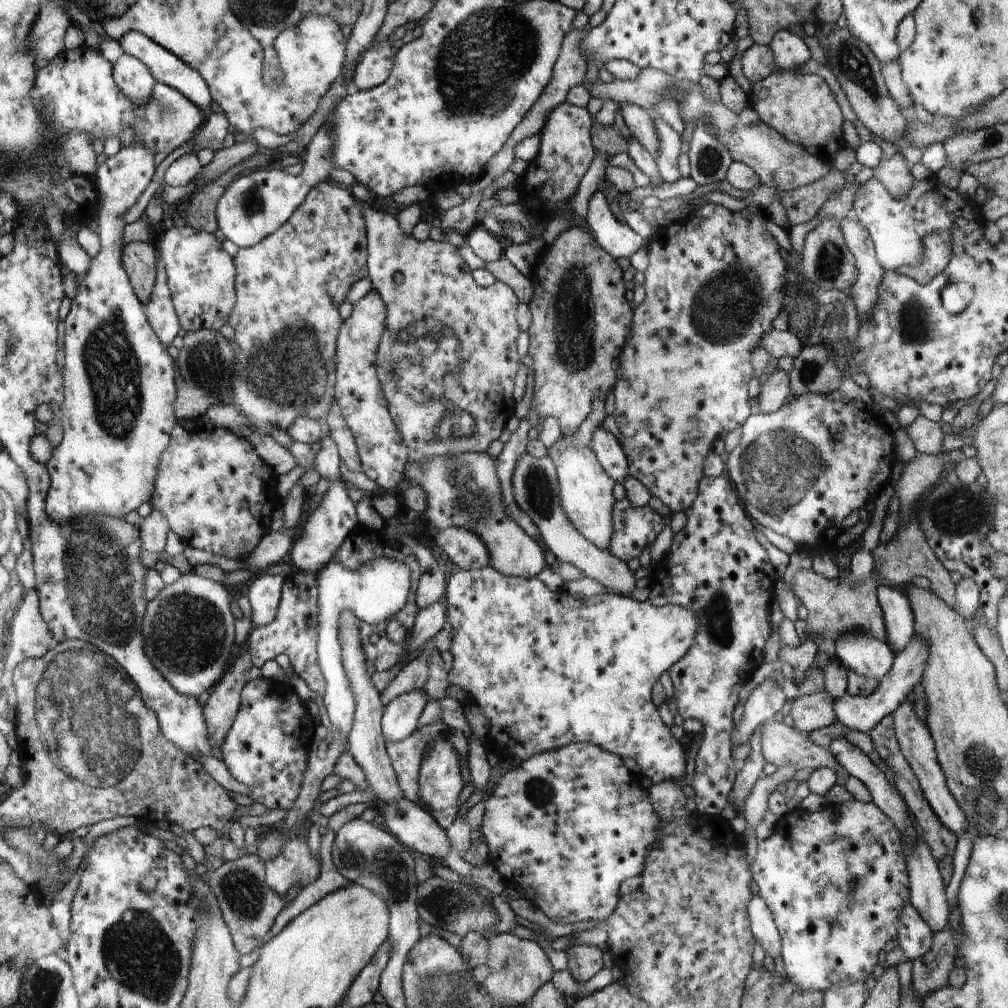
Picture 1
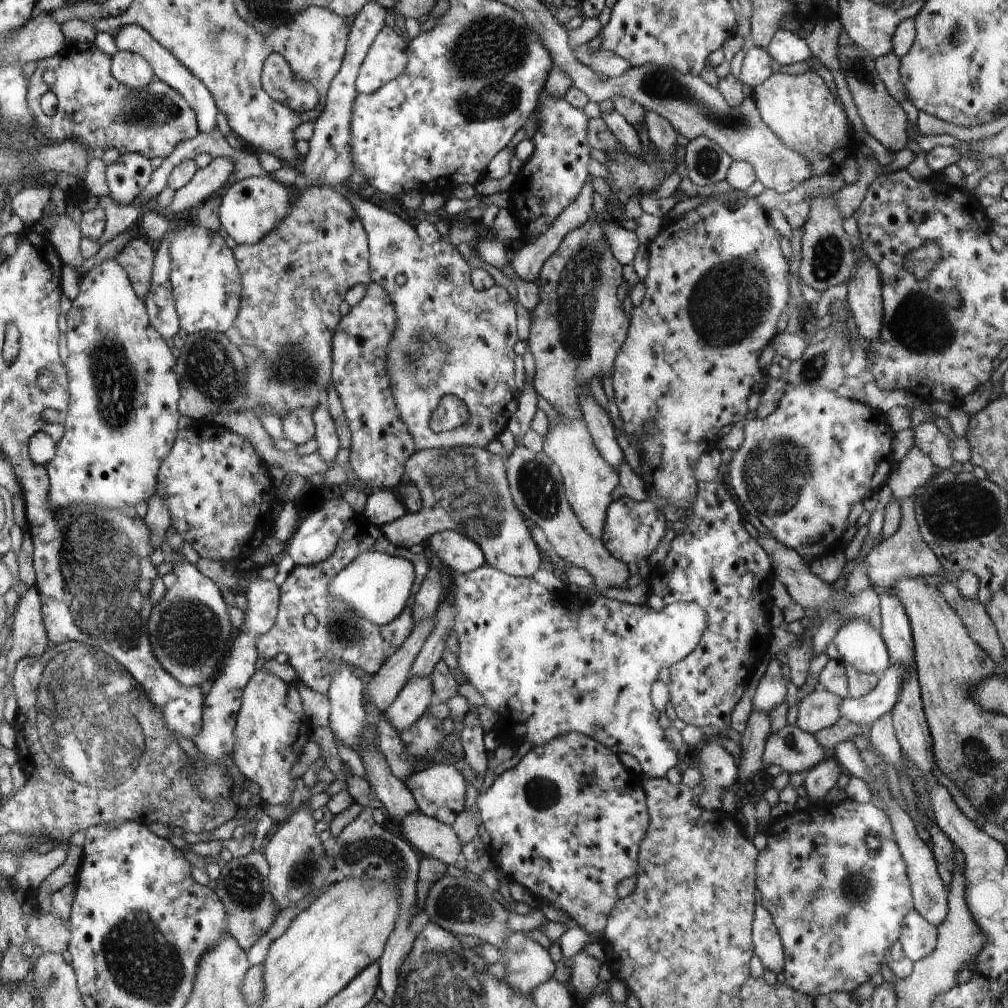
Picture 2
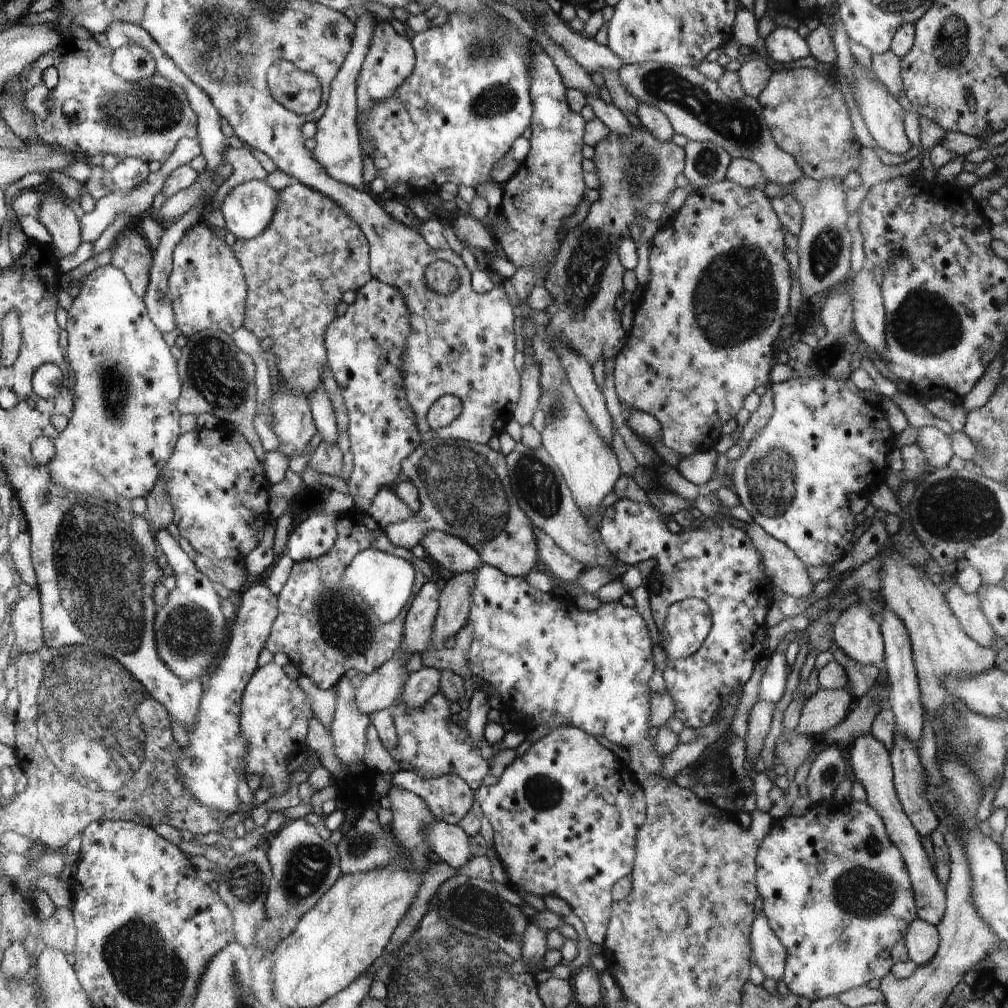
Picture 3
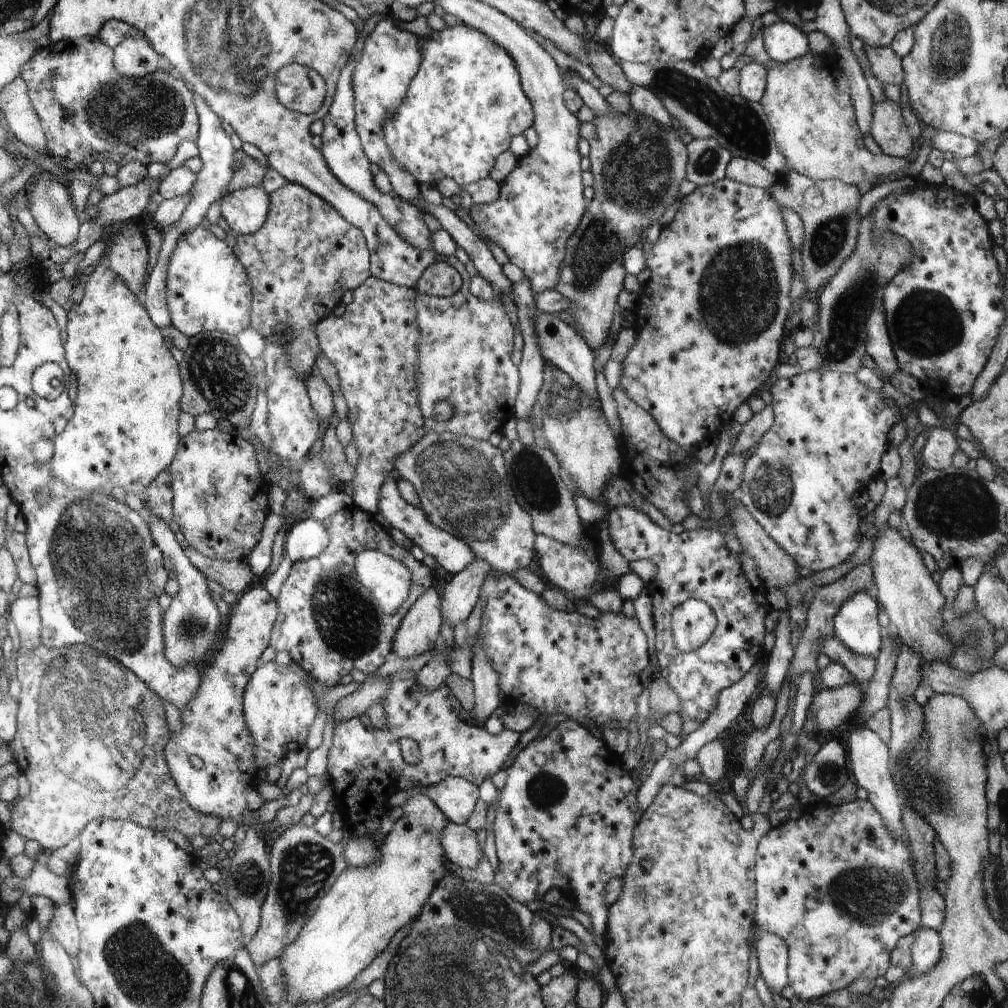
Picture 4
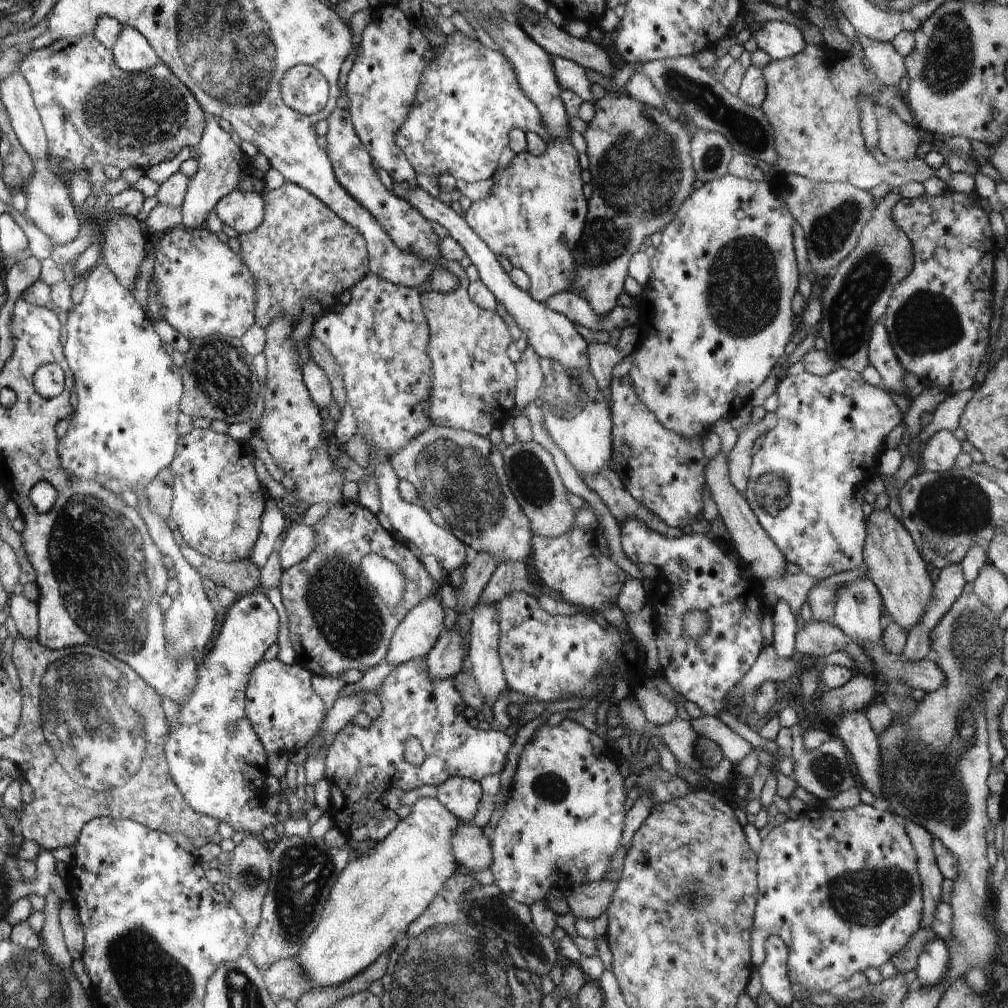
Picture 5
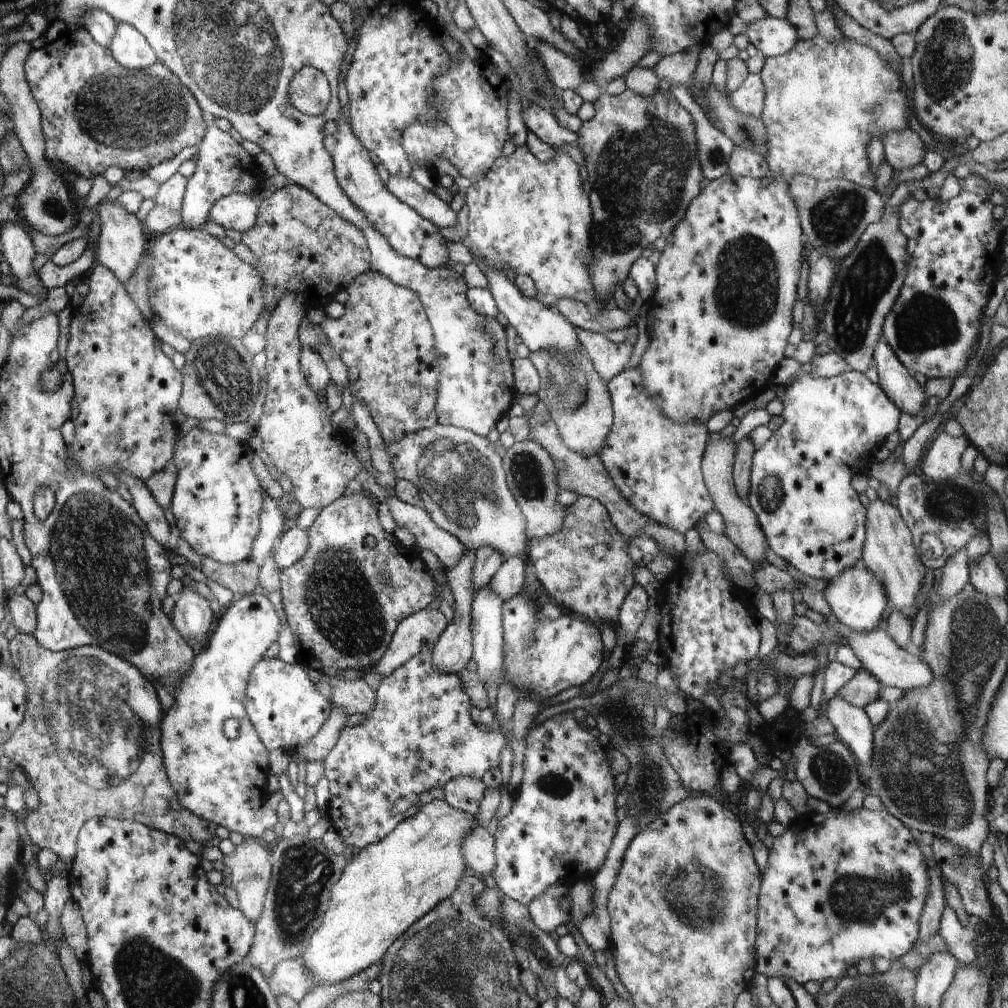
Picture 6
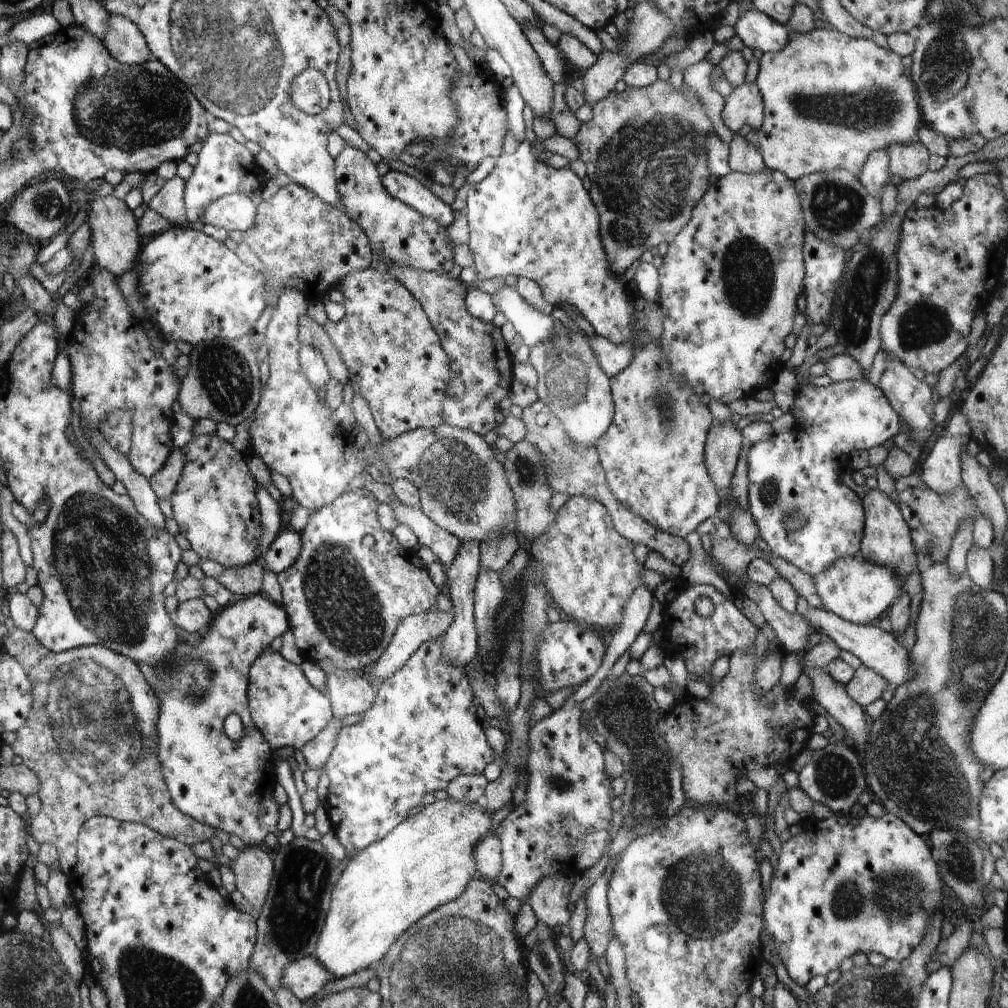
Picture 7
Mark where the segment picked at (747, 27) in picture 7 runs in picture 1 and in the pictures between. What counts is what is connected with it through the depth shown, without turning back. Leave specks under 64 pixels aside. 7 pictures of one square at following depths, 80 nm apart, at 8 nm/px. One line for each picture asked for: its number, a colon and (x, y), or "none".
1: (790, 51)
2: (785, 47)
3: (785, 45)
4: (783, 41)
5: (779, 40)
6: (772, 37)

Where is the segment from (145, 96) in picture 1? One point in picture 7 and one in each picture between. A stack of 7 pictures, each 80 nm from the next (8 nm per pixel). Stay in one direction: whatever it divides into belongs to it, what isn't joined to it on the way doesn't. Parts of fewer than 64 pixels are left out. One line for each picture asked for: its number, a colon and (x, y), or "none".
2: (133, 70)
3: (133, 62)
4: (134, 56)
5: (132, 52)
6: (131, 51)
7: (123, 39)

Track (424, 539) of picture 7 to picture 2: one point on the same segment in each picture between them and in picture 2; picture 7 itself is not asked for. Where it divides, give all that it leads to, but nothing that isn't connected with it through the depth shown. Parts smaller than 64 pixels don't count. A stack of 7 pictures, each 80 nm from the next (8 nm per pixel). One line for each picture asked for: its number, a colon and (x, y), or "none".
2: (384, 506)
3: (454, 554)
4: (452, 553)
5: (412, 522)
6: (413, 523)

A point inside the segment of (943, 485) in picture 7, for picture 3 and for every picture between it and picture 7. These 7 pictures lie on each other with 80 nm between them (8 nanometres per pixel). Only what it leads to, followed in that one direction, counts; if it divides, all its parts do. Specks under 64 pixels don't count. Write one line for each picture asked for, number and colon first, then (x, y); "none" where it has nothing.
3: (936, 444)
4: (940, 446)
5: (939, 453)
6: (942, 462)

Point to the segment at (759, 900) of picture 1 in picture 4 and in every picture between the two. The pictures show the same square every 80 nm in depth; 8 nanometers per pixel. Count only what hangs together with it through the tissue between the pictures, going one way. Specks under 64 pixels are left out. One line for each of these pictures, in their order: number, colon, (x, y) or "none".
2: (767, 943)
3: (770, 954)
4: (773, 956)

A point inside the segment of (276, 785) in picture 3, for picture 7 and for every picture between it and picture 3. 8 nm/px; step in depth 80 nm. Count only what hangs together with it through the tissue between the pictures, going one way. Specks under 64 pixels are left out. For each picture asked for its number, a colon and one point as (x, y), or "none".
4: (281, 707)
5: (285, 712)
6: (286, 710)
7: (285, 707)

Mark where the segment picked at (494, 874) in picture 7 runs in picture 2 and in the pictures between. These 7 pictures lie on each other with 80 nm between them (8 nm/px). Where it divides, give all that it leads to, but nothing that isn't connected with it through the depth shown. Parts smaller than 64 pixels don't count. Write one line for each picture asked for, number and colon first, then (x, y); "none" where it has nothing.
2: (430, 837)
3: (449, 843)
4: (460, 842)
5: (473, 850)
6: (479, 848)

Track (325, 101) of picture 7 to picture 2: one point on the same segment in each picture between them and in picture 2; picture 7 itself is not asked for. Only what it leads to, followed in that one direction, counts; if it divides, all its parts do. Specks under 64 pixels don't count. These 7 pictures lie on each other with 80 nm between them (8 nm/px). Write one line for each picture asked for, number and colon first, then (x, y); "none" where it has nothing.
2: (277, 78)
3: (299, 91)
4: (299, 88)
5: (304, 89)
6: (309, 92)

